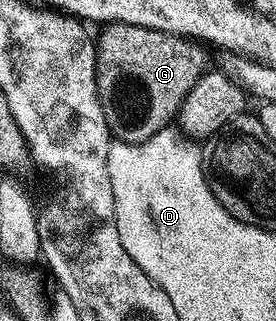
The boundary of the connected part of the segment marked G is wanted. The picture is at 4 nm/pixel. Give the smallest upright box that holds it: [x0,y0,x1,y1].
[96,23,208,145]

